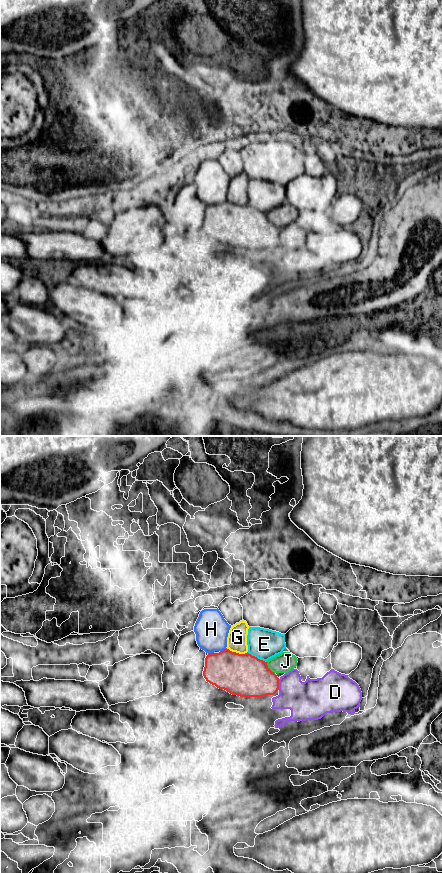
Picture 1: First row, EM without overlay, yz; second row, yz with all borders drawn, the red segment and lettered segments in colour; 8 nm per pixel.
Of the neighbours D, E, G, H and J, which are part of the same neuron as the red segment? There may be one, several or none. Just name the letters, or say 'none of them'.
none of them

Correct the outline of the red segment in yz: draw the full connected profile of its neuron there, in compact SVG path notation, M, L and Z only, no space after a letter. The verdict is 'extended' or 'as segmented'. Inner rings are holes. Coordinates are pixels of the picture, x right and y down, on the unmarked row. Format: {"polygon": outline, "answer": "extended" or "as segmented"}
{"polygon": "M225 201L219 205L209 205L205 210L203 228L207 234L232 247L240 249L264 249L274 247L279 241L279 230L272 224L267 214L248 204L239 206Z", "answer": "as segmented"}

